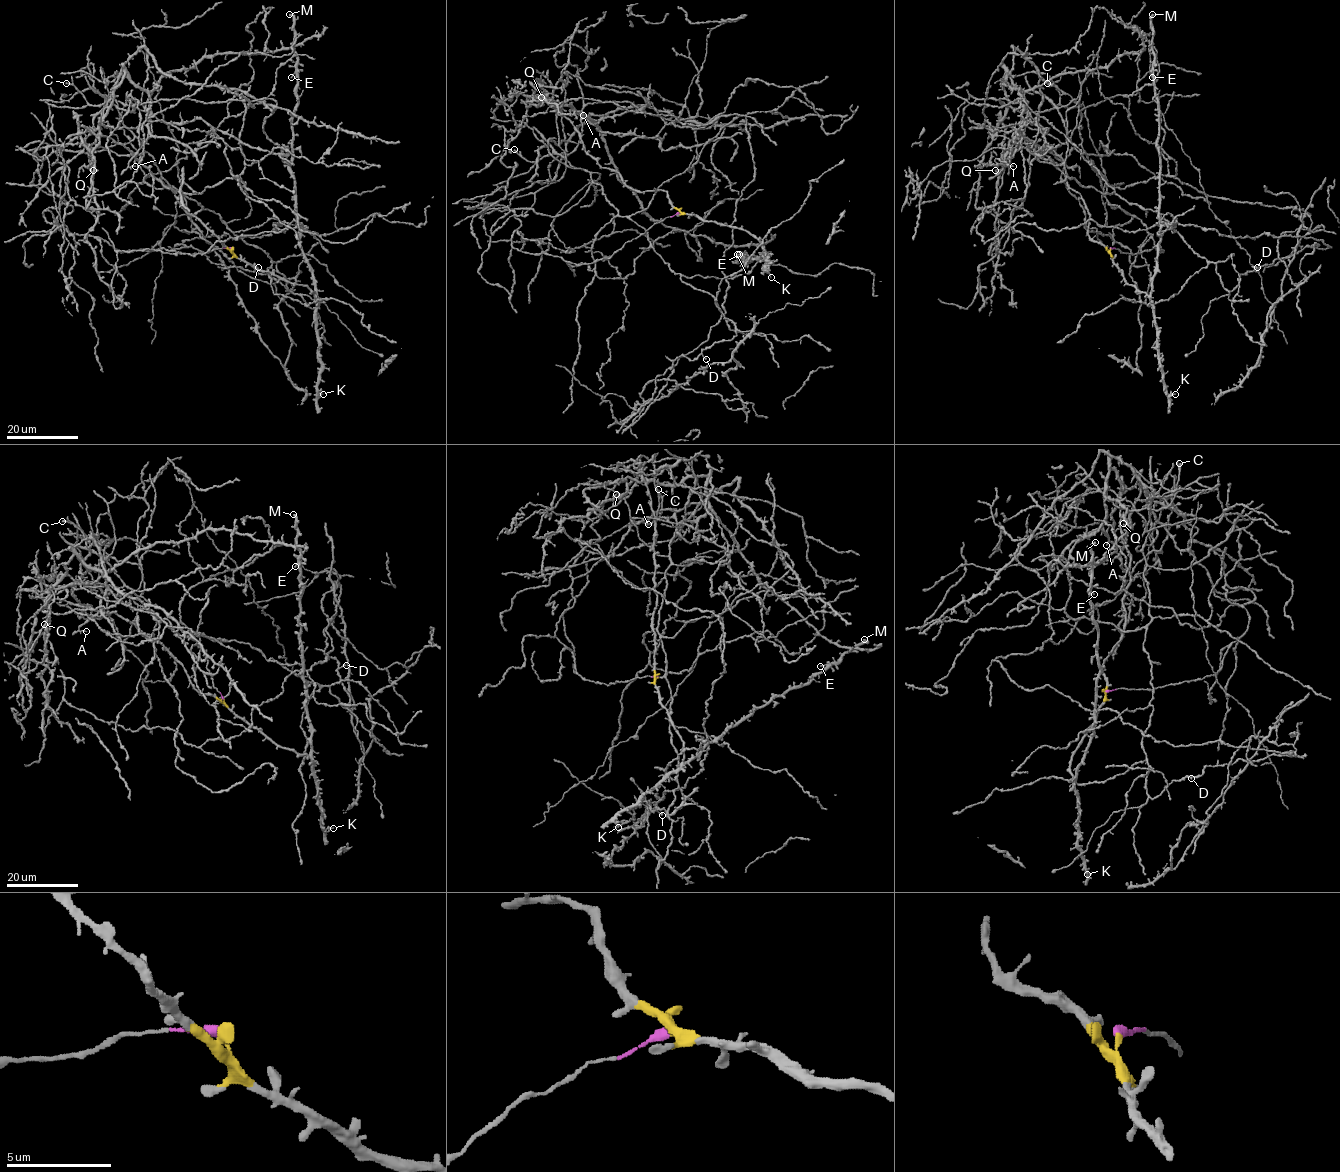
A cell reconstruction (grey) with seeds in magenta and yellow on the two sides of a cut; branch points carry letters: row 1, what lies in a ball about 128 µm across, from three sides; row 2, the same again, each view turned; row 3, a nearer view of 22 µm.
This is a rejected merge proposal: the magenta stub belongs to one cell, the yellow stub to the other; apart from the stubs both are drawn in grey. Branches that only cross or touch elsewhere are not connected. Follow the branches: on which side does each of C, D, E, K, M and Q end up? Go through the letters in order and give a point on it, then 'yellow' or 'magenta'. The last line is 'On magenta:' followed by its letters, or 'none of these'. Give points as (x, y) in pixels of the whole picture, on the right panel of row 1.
C: (1047, 83) | magenta
D: (1257, 267) | magenta
E: (1152, 77) | yellow
K: (1175, 394) | yellow
M: (1152, 14) | yellow
Q: (995, 170) | magenta
On magenta: C, D, Q

